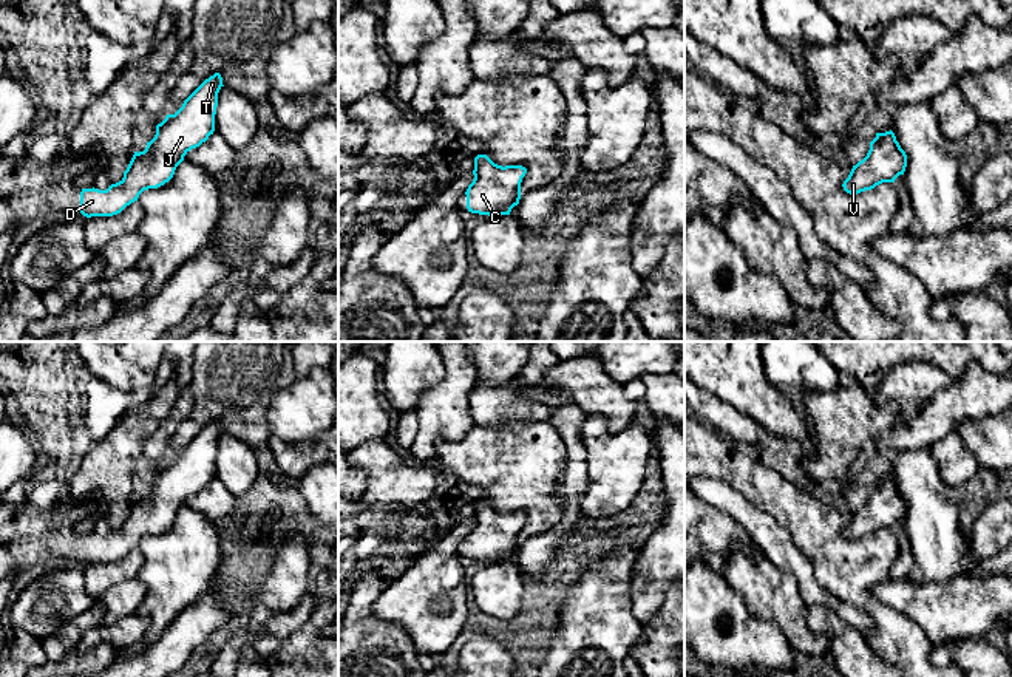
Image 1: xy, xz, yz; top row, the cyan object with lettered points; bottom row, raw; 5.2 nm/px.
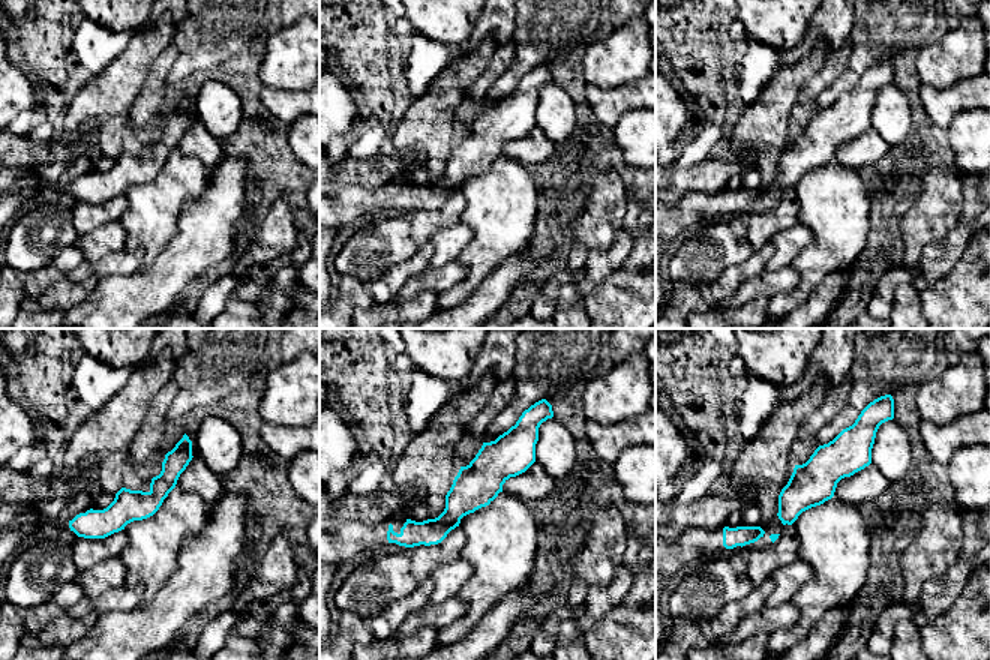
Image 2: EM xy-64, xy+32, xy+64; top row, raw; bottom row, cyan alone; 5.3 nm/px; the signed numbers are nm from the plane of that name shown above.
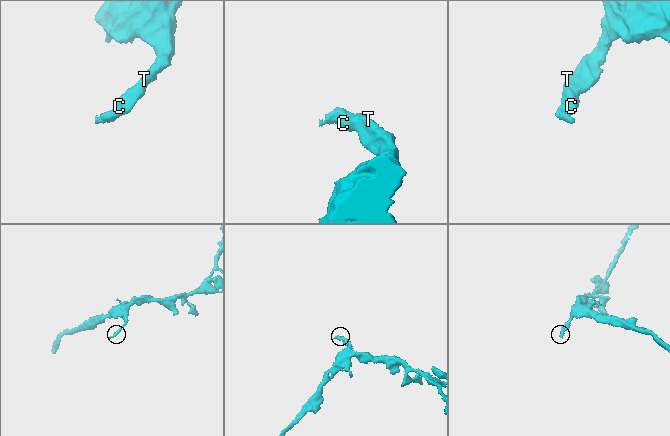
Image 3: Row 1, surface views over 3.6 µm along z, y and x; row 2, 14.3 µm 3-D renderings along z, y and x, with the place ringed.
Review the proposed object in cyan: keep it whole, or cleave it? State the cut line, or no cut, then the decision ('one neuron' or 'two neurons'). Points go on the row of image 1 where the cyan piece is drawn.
no cut; one neuron

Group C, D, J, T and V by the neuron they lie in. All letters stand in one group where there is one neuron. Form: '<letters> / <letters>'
C D J T V

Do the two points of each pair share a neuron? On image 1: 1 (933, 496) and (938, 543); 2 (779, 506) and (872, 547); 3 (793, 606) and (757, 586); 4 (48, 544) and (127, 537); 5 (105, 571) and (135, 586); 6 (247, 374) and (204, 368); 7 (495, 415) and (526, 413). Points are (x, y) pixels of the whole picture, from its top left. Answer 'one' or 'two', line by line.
1: one
2: one
3: one
4: one
5: two
6: one
7: one

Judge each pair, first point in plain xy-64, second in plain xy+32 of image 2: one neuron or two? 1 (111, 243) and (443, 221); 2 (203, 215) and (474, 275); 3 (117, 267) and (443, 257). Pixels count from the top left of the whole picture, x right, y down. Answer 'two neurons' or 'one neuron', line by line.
1: two neurons
2: two neurons
3: two neurons

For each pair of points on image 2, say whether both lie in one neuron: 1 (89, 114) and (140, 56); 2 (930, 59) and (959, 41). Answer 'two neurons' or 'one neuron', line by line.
1: one neuron
2: one neuron

